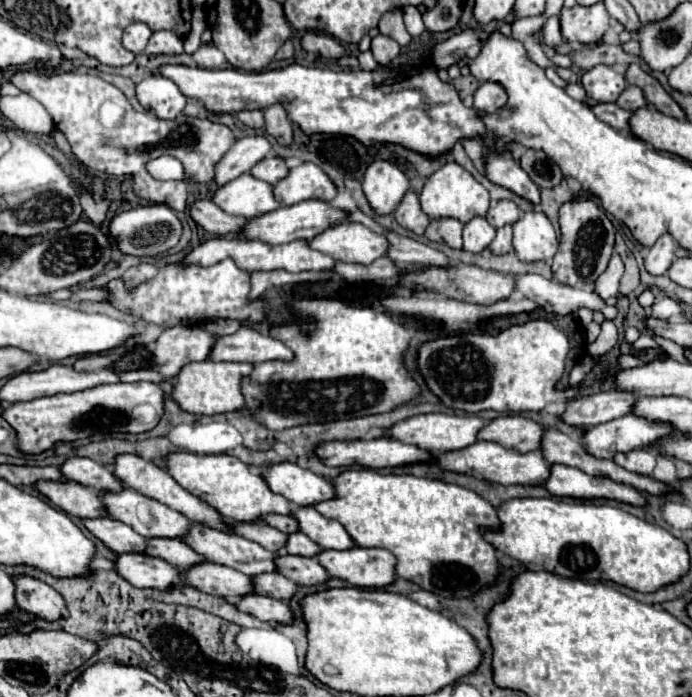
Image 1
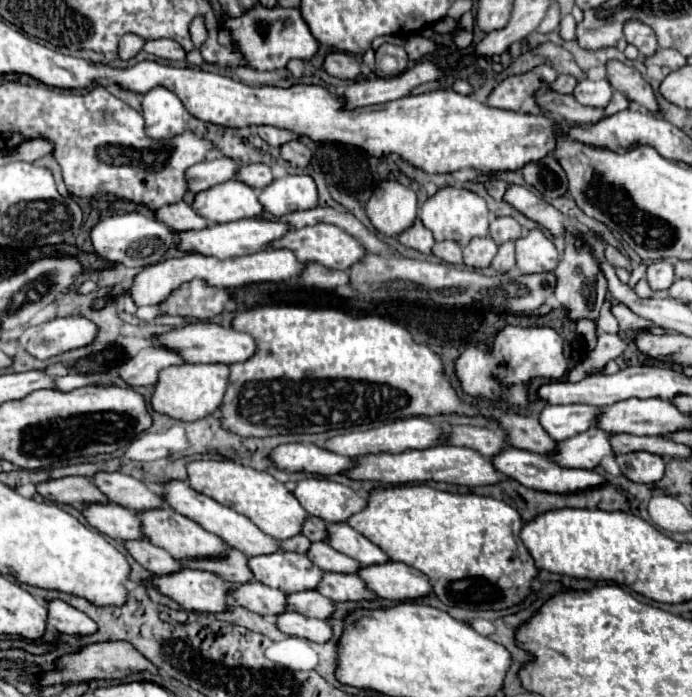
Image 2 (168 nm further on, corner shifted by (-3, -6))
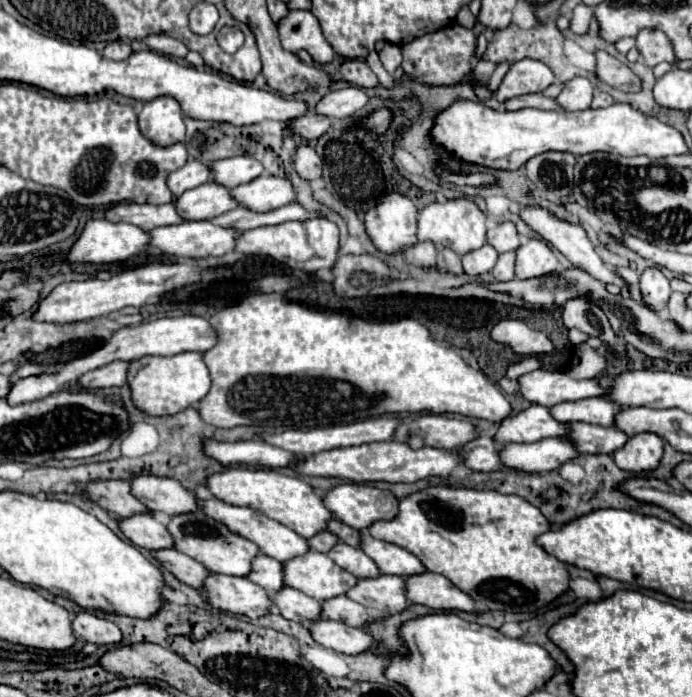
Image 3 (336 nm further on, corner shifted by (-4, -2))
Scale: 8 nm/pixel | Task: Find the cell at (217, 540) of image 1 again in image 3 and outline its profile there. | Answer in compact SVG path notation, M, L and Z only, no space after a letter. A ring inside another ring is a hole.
M307 552L307 556L297 556L285 562L287 586L305 592L317 600L331 600L343 596L349 588L357 586L357 578L337 566L327 554Z

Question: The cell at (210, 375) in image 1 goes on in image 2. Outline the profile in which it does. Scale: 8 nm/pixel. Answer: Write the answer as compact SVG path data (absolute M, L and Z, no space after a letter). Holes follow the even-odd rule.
M180 364L162 370L152 396L152 408L160 414L168 414L176 420L194 422L210 416L222 406L224 392L228 388L230 368L226 364Z

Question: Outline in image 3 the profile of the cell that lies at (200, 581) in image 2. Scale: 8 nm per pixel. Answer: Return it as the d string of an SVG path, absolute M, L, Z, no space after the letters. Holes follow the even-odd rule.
M215 574L215 580L211 580L211 588L207 588L203 596L213 608L231 614L245 614L249 618L267 616L273 606L271 594L265 588L253 584L249 578L237 576Z

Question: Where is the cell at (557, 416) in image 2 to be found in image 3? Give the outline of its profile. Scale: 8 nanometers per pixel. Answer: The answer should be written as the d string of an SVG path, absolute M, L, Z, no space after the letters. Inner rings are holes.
M531 404L529 408L503 418L503 422L499 422L493 440L499 446L511 442L537 442L549 436L563 436L567 428L569 428L567 424L551 420L549 408Z

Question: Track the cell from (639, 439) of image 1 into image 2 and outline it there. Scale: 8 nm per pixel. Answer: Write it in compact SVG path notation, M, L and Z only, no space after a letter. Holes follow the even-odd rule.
M594 426L594 428L588 428L586 432L578 434L578 436L572 436L570 440L562 440L562 456L558 456L558 462L560 466L564 468L584 468L584 470L594 470L596 466L600 466L602 458L606 456L614 456L614 450L612 450L612 442L610 442L612 434Z

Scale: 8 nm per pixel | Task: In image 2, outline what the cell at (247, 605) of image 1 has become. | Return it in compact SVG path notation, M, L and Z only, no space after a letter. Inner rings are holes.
M286 610L286 612L278 614L276 618L278 618L276 626L284 634L300 636L300 638L306 638L312 642L326 642L332 638L332 628L324 620L308 618L298 612L292 612L292 610Z

